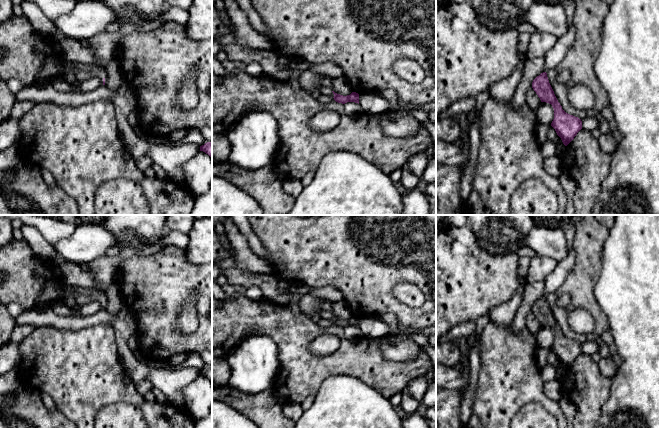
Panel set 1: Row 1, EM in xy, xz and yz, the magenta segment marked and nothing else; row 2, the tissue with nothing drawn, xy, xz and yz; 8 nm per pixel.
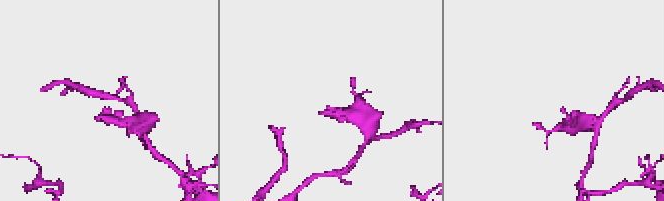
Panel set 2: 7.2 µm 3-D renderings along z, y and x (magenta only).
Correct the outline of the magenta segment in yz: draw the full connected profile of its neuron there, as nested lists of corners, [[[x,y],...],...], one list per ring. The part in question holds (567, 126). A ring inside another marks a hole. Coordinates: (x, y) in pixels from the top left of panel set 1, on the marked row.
[[[546,72],[541,73],[533,80],[532,88],[540,98],[541,102],[552,105],[554,109],[554,119],[551,126],[561,138],[563,144],[567,146],[582,129],[581,119],[566,113],[562,109],[562,106],[558,102],[549,83]]]

